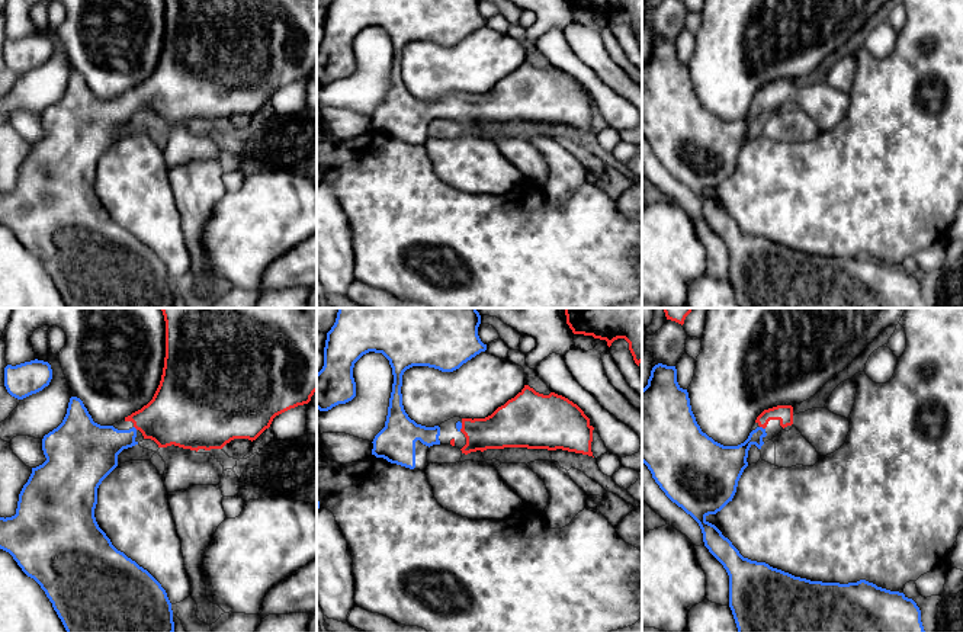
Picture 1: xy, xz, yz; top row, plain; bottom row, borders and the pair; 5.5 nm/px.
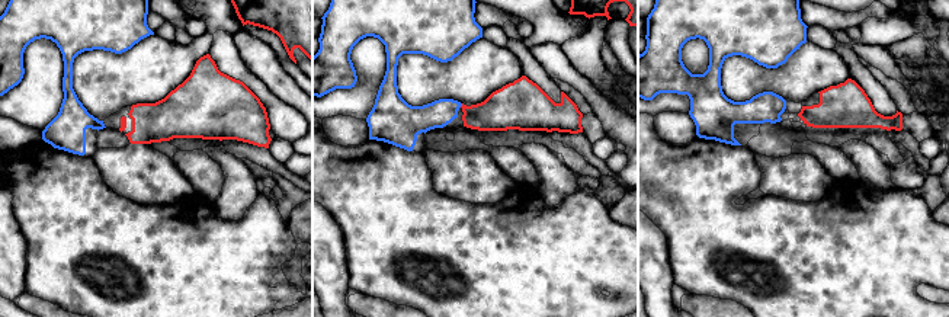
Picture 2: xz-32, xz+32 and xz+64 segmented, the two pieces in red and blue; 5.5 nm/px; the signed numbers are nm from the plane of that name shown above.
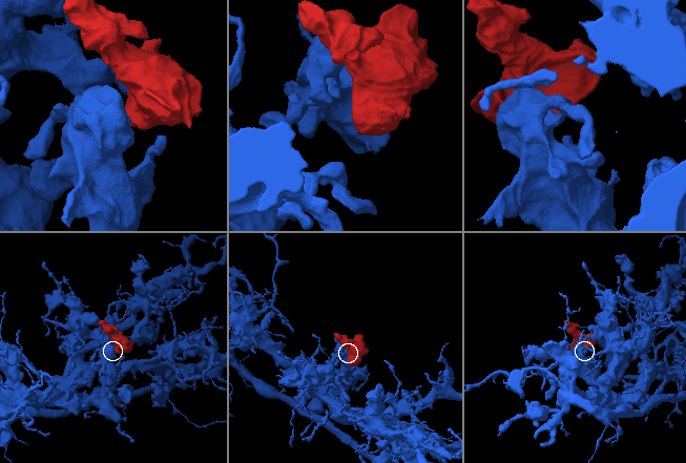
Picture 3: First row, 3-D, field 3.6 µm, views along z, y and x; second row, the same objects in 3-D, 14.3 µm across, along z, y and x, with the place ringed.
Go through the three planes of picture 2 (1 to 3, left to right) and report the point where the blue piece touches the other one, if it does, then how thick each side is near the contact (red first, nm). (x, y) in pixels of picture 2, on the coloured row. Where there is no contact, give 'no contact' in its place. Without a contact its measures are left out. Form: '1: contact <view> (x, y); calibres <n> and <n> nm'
1: no contact
2: contact xz+32 (462, 105); calibres 240 and 150 nm
3: no contact

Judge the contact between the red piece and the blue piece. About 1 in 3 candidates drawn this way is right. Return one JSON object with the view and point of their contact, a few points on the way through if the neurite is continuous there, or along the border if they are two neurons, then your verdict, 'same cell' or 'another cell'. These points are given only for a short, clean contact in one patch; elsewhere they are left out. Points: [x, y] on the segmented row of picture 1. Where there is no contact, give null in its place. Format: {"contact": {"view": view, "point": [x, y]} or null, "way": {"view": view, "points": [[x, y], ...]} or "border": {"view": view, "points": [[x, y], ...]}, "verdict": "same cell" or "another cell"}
{"contact": {"view": "yz", "point": [763, 427]}, "way": {"view": "yz", "points": [[785, 413], [771, 413], [763, 427], [731, 459]]}, "verdict": "same cell"}

